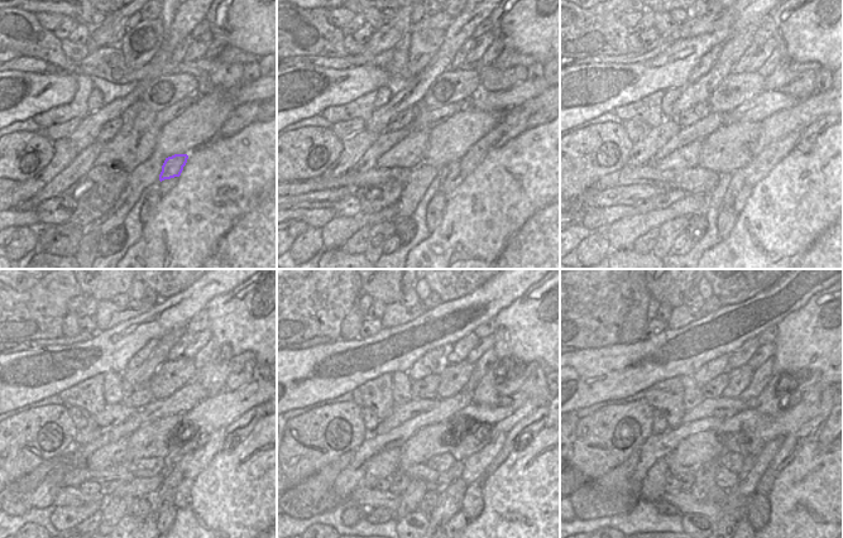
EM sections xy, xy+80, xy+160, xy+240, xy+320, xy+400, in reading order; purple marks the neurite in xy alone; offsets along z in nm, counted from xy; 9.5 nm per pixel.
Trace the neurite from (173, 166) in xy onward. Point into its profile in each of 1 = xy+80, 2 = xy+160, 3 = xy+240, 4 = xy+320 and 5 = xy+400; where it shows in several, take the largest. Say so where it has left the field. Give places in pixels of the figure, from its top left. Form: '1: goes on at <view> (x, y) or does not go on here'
1: goes on at xy+80 (449, 173)
2: goes on at xy+160 (737, 178)
3: goes on at xy+240 (167, 493)
4: goes on at xy+320 (450, 503)
5: goes on at xy+400 (736, 507)

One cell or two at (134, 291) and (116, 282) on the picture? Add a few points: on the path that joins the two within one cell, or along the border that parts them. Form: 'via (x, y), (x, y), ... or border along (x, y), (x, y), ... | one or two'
border along (133, 282), (128, 292) | two

